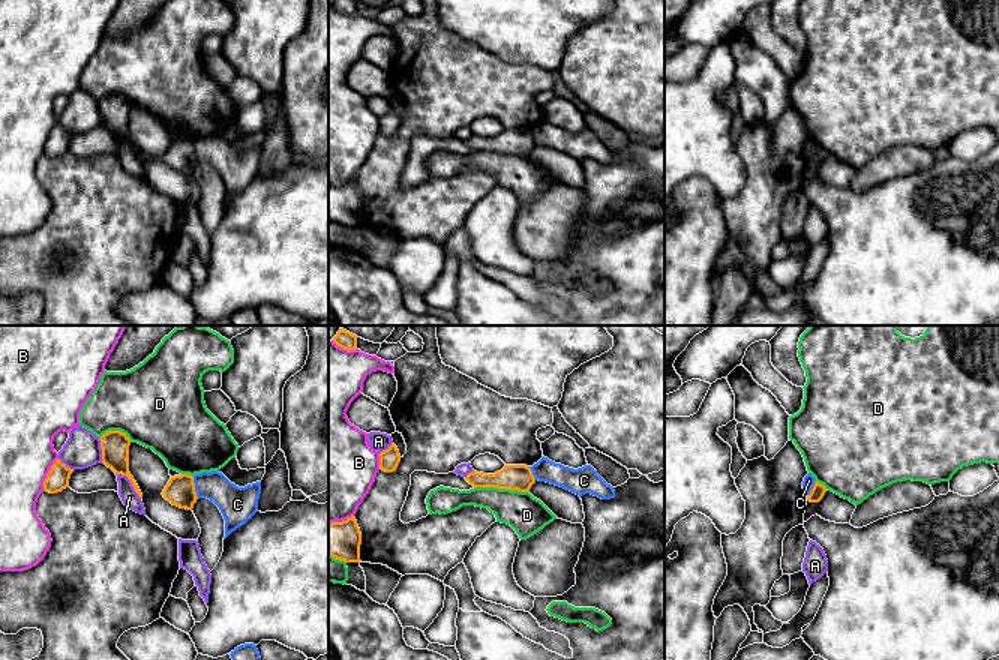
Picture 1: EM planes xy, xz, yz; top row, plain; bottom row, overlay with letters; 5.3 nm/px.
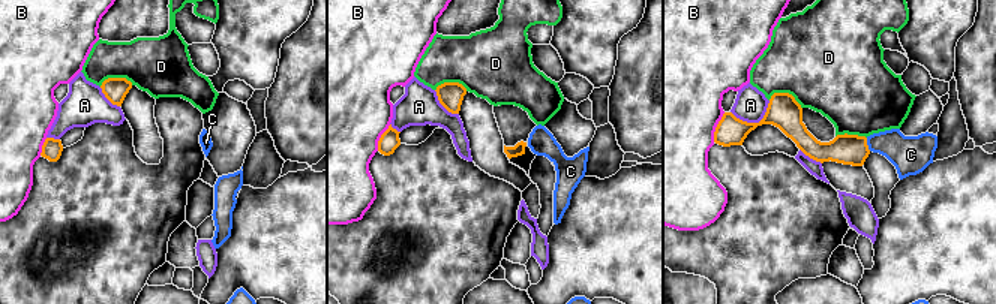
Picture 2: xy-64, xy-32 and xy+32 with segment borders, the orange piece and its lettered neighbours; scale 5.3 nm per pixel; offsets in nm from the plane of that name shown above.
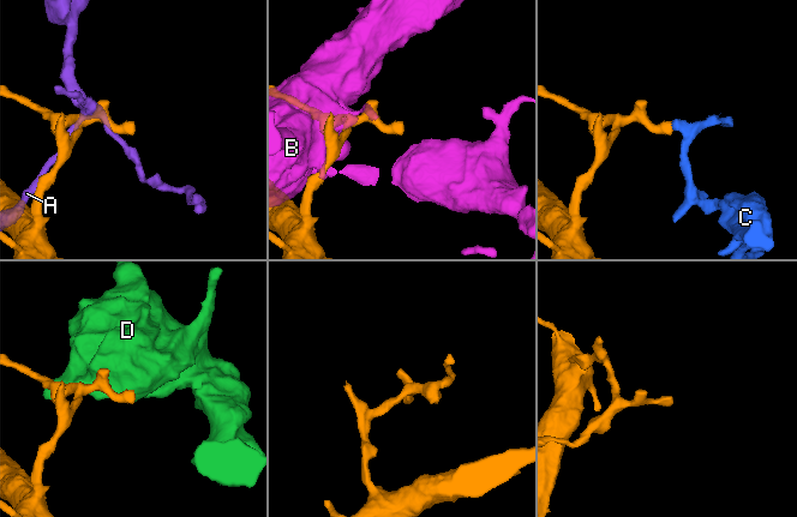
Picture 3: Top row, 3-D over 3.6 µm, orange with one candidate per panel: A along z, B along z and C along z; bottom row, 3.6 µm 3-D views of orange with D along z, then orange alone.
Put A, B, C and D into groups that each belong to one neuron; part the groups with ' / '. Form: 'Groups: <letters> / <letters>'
Groups: A / B / C / D

